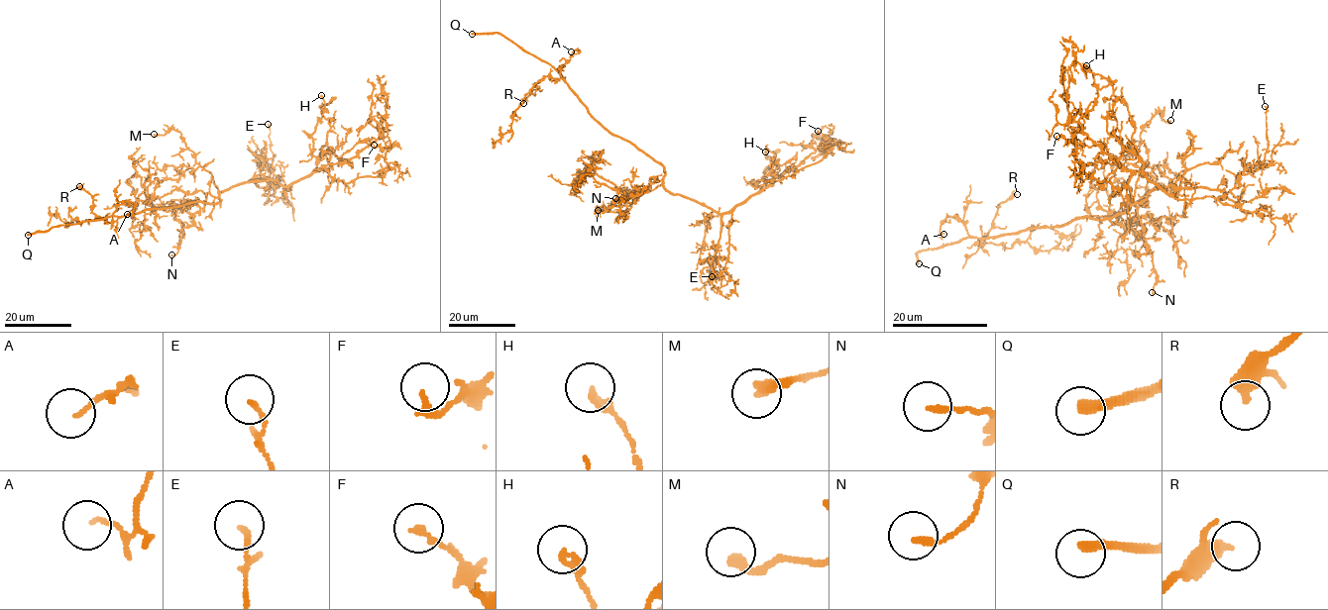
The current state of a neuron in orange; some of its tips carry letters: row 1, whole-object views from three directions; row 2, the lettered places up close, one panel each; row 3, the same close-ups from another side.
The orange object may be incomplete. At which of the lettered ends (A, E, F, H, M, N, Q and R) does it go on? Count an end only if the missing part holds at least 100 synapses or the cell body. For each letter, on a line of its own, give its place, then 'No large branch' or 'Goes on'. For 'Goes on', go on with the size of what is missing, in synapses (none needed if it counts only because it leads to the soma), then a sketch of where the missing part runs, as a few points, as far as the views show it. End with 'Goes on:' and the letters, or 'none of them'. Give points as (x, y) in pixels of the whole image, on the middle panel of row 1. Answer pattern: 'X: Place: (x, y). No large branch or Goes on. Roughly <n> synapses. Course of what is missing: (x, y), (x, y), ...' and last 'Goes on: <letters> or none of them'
A: Place: (571, 51). No large branch
E: Place: (712, 276). No large branch
F: Place: (818, 131). No large branch
H: Place: (765, 152). No large branch
M: Place: (598, 210). No large branch
N: Place: (615, 198). No large branch
Q: Place: (472, 34). Goes on
R: Place: (523, 103). No large branch
Goes on: Q

